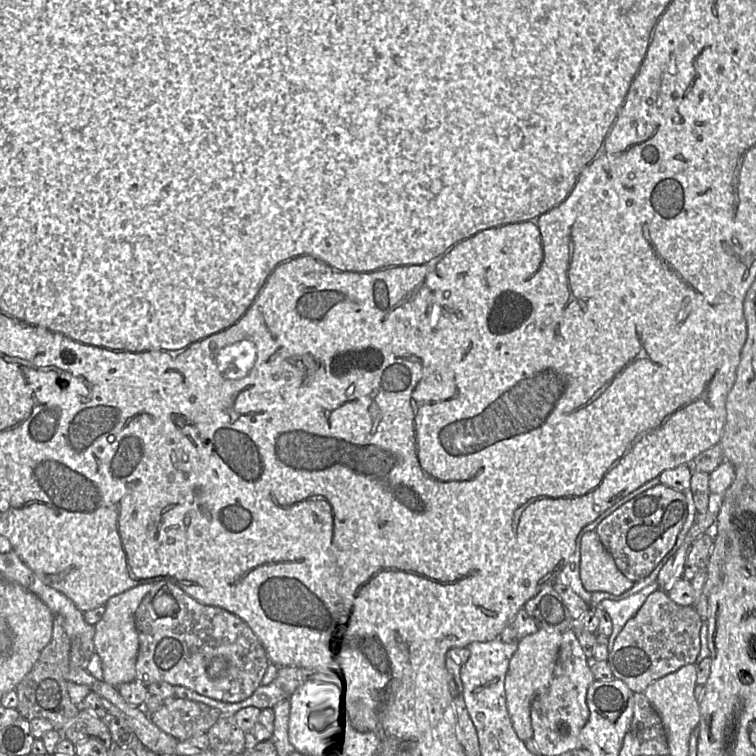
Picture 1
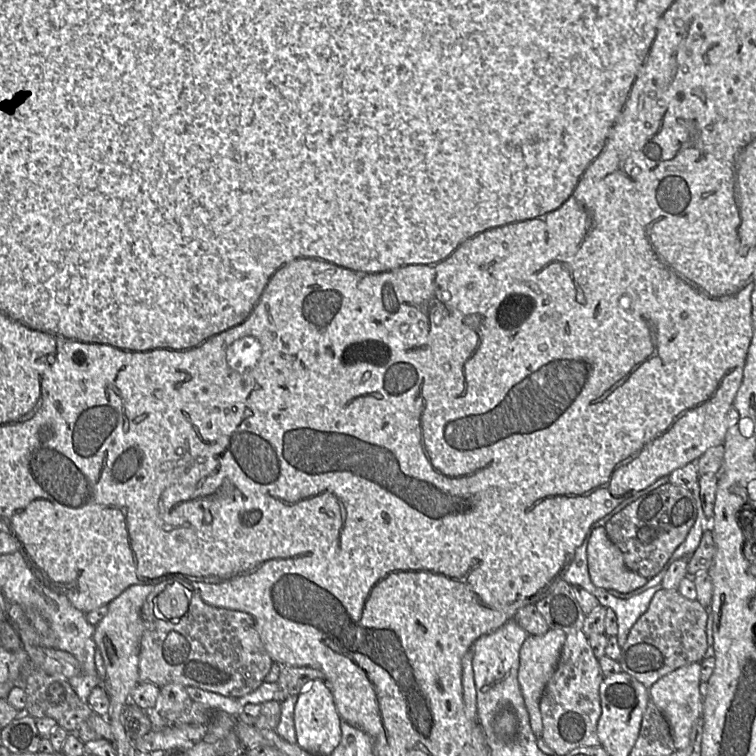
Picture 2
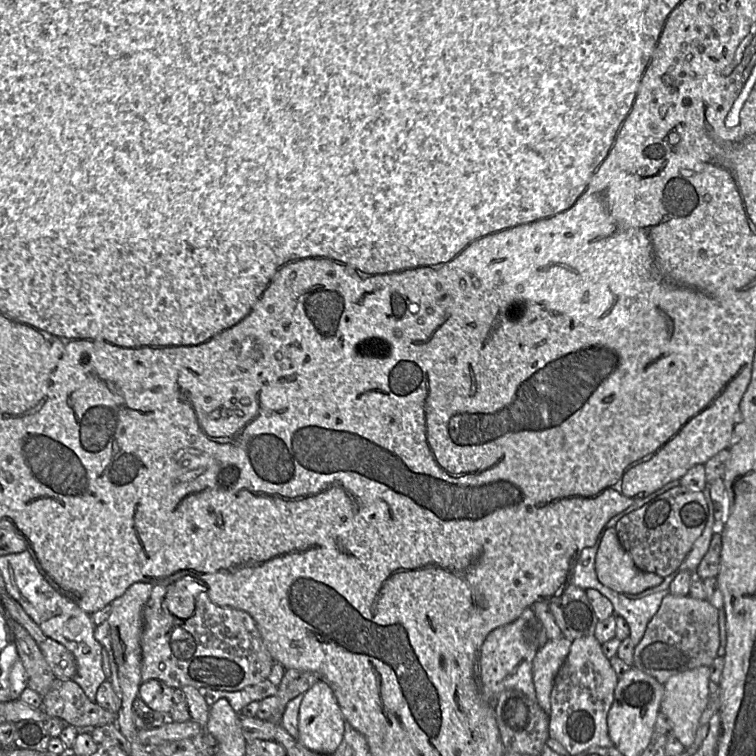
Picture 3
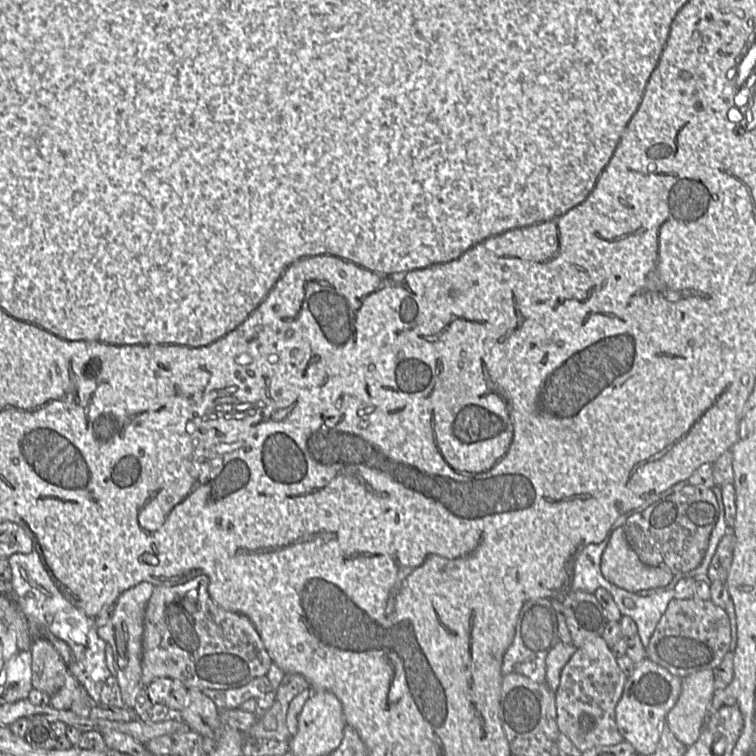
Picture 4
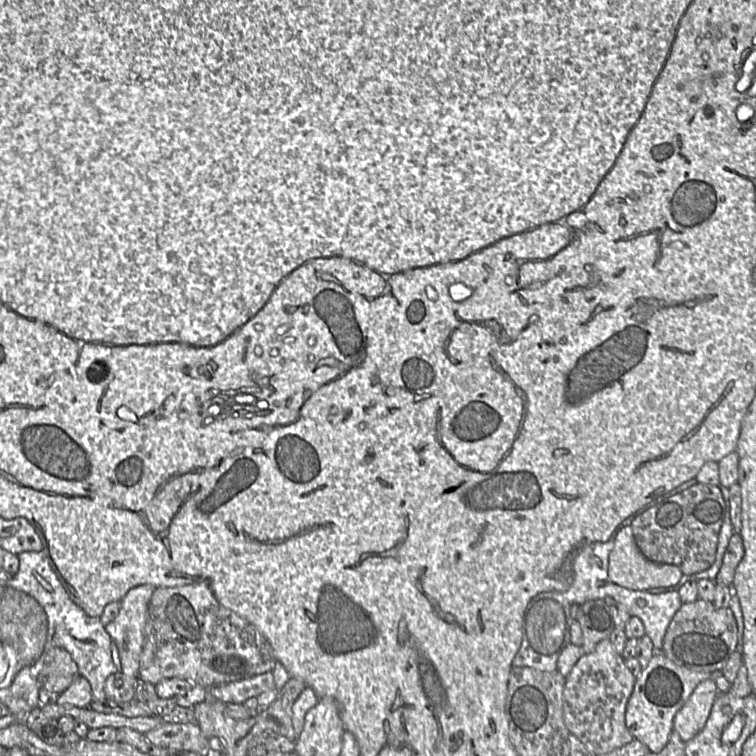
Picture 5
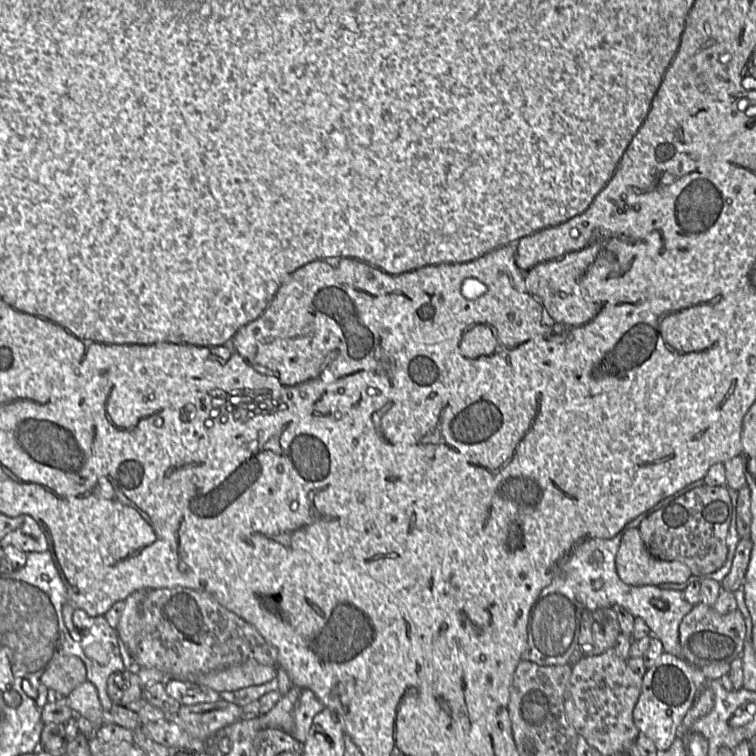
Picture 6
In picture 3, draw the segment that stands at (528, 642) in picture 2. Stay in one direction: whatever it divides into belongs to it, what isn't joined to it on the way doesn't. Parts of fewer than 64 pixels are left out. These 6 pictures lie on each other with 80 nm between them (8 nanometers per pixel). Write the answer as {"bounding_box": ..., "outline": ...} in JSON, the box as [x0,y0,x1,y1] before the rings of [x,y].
{"bounding_box":[532,637,571,714],"outline":[[[565,637],[549,640],[533,660],[532,673],[536,699],[548,714],[554,679],[568,656],[571,642]]]}

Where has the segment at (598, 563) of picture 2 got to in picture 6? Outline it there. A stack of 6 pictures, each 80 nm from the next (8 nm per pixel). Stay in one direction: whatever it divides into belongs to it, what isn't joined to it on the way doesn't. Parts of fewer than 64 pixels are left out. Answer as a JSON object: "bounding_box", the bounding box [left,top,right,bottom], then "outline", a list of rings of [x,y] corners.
{"bounding_box":[615,528,692,586],"outline":[[[638,528],[624,532],[615,565],[620,579],[631,586],[679,584],[692,575],[690,568],[679,561],[664,561],[652,556]]]}

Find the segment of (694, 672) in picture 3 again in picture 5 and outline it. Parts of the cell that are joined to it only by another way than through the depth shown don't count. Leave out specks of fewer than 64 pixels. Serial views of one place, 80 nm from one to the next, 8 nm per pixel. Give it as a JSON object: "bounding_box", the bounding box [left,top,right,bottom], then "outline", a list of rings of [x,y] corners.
{"bounding_box":[673,678,718,743],"outline":[[[713,678],[706,679],[695,687],[673,720],[673,731],[685,743],[696,736],[705,726],[718,690]]]}

